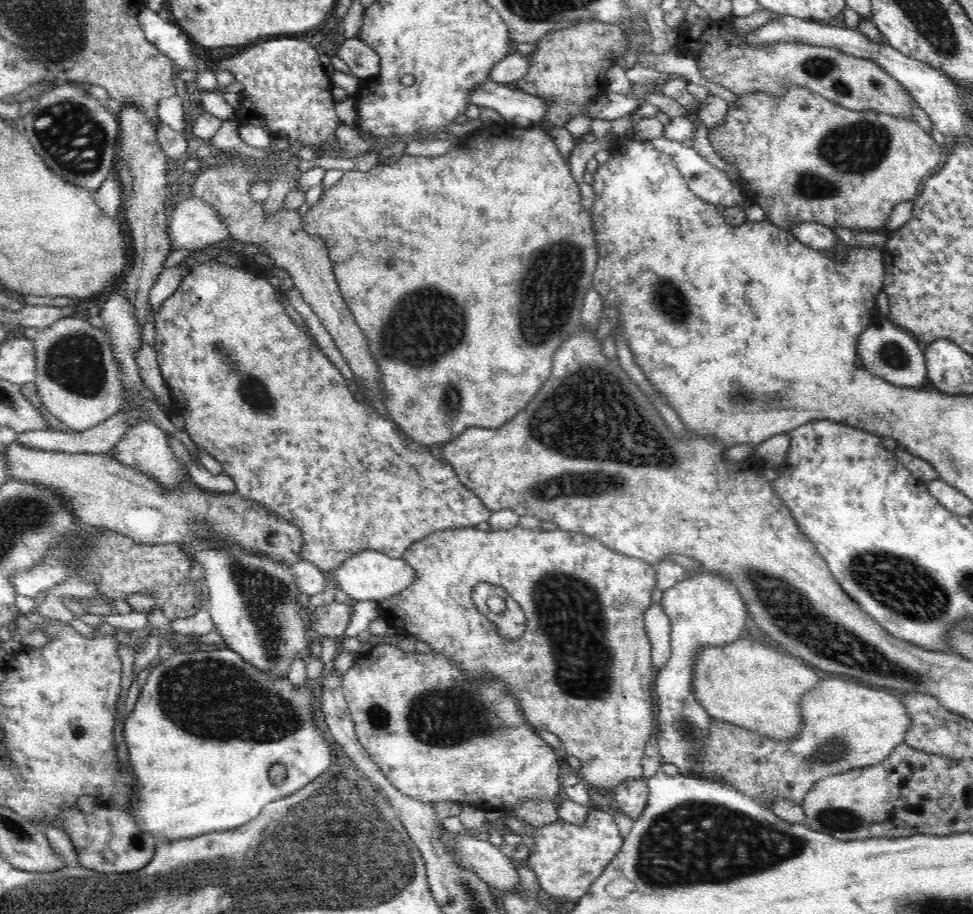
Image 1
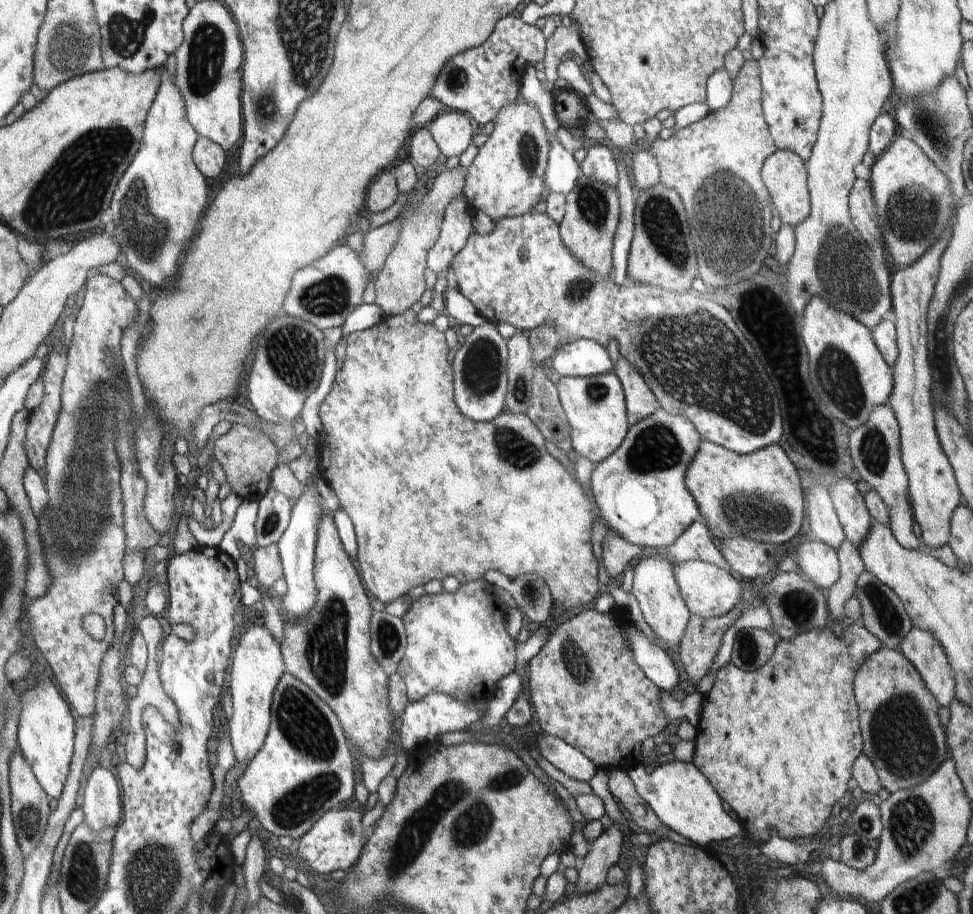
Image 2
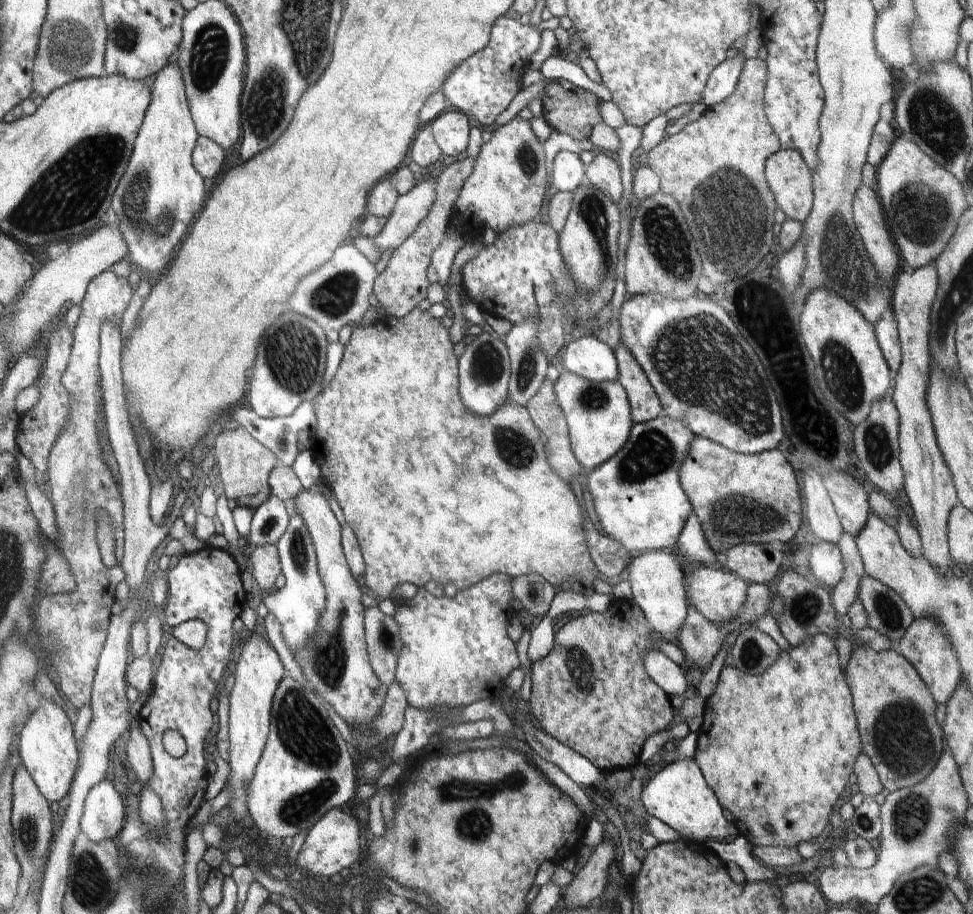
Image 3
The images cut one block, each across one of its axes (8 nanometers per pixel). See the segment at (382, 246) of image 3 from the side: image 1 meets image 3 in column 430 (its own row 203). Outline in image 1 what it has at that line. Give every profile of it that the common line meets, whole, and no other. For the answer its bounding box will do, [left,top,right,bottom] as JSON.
[168,196,232,250]

